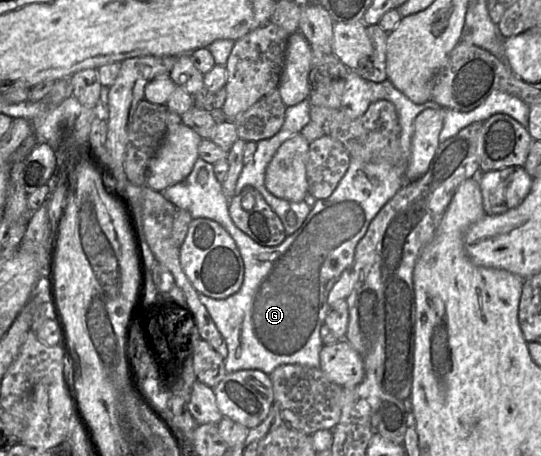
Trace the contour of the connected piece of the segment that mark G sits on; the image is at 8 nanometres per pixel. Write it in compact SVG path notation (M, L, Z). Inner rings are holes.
M388 79L383 82L372 82L368 81L370 91L371 91L371 103L378 101L378 100L387 100L394 104L399 124L401 127L400 132L400 150L398 152L398 159L397 161L380 161L380 162L366 162L358 158L352 158L350 159L350 165L335 188L335 190L332 192L332 194L323 199L316 200L316 203L312 207L310 213L307 215L306 219L304 220L303 224L300 226L300 228L294 232L292 235L287 236L286 239L278 246L273 247L267 247L262 246L255 242L252 238L250 238L247 234L245 234L243 231L241 231L232 221L230 215L229 215L229 198L224 193L222 189L222 184L217 180L215 173L214 173L214 166L211 163L206 162L202 158L198 158L193 166L192 171L190 174L181 182L174 184L173 186L168 187L162 192L163 196L170 202L172 202L178 210L187 210L192 215L193 219L195 218L208 218L211 220L216 221L219 223L235 240L236 245L239 249L239 252L241 254L241 257L243 259L244 264L244 278L243 283L240 287L240 289L234 293L233 295L224 298L224 299L215 299L211 298L209 296L206 296L204 294L199 293L199 300L200 302L205 306L208 313L210 314L212 320L214 321L218 331L222 335L223 339L226 342L228 355L225 358L224 366L227 373L233 373L238 370L249 370L249 369L258 369L264 372L265 374L269 375L276 367L280 365L285 364L298 364L310 368L319 368L320 366L320 351L322 347L324 346L321 337L320 337L320 329L324 324L324 320L327 314L327 311L329 309L329 304L327 302L327 298L329 295L329 292L331 291L334 284L339 279L342 272L346 269L351 268L353 261L354 261L354 253L357 243L360 241L360 239L365 235L365 233L368 230L368 227L372 221L372 219L376 216L376 214L380 211L380 209L402 188L402 186L406 183L404 179L404 172L407 167L407 162L410 157L411 153L411 141L412 136L414 132L414 121L416 117L424 110L431 109L431 108L440 108L436 102L433 100L429 100L424 104L416 104L412 102L410 99L408 99L401 91L399 91ZM205 169L207 170L208 177L207 181L205 183L200 183L198 181L198 173L200 170Z

